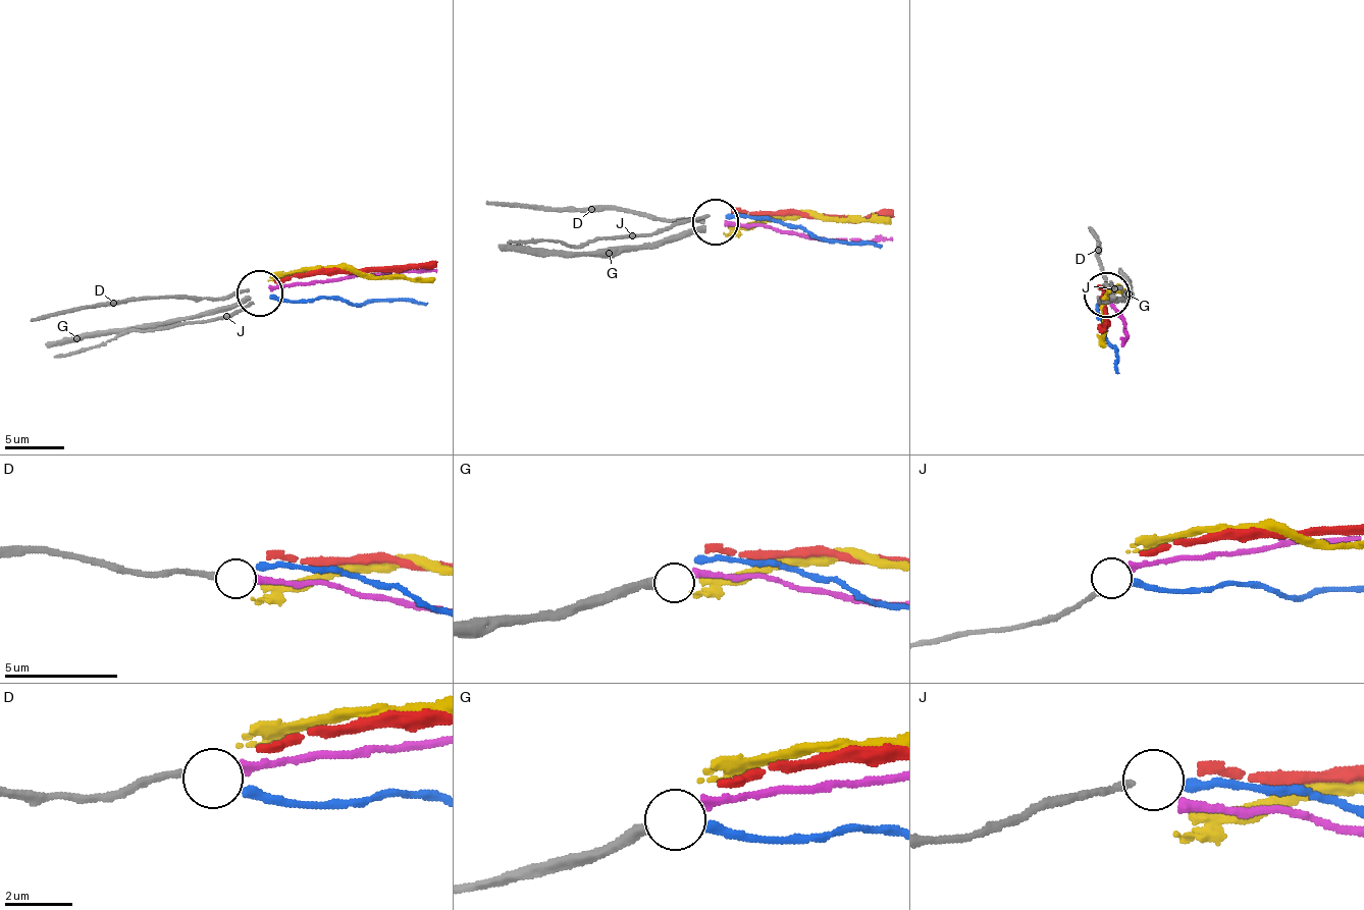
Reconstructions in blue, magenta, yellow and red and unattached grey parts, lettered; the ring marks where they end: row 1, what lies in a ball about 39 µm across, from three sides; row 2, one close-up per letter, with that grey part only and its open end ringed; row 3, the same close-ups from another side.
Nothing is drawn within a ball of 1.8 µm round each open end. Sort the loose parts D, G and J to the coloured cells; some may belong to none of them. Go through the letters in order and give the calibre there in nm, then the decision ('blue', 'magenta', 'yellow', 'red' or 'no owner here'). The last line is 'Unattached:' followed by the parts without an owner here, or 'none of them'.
D: 240 nm | magenta
G: 380 nm | no owner here
J: 190 nm | blue
Unattached: G

